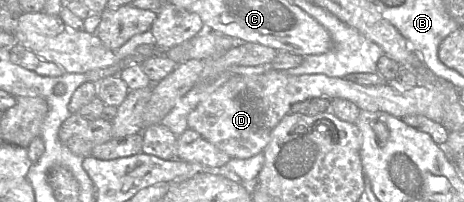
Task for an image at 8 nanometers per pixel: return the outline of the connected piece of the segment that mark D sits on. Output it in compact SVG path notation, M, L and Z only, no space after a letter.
M269 67L262 74L250 76L232 75L229 80L199 102L189 113L187 117L188 129L198 132L204 139L227 153L231 158L250 158L264 151L270 140L272 130L284 116L291 113L290 109L294 103L313 97L324 97L330 100L335 98L347 99L353 102L360 110L370 112L383 111L398 118L403 118L407 115L422 115L437 123L441 123L443 118L443 95L425 85L419 84L410 89L401 89L393 82L364 86L345 78L329 77L324 74L289 75Z

